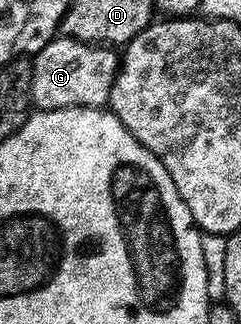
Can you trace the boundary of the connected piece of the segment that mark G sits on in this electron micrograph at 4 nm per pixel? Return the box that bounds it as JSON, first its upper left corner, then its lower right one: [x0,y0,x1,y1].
[31,36,120,110]

